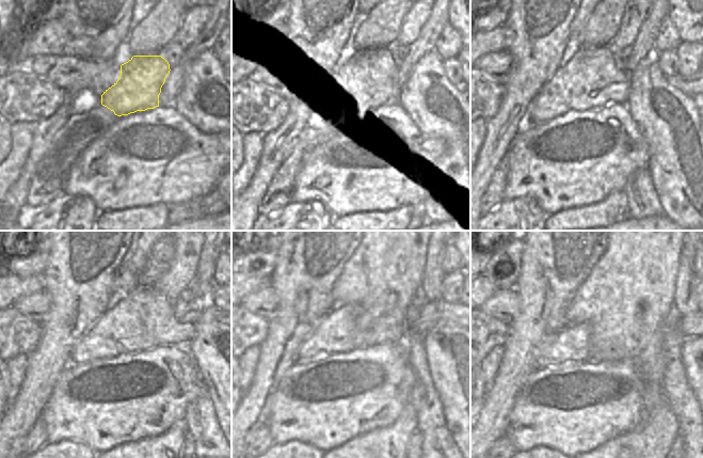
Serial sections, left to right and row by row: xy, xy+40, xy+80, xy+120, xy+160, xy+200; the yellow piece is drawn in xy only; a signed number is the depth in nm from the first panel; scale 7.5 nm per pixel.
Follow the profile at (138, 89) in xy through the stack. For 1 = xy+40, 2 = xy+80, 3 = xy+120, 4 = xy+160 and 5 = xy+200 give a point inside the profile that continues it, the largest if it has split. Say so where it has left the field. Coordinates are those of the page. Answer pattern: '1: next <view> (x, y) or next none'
1: next xy+40 (374, 83)
2: next xy+80 (609, 83)
3: next xy+120 (128, 326)
4: next xy+160 (335, 334)
5: next xy+200 (572, 343)

